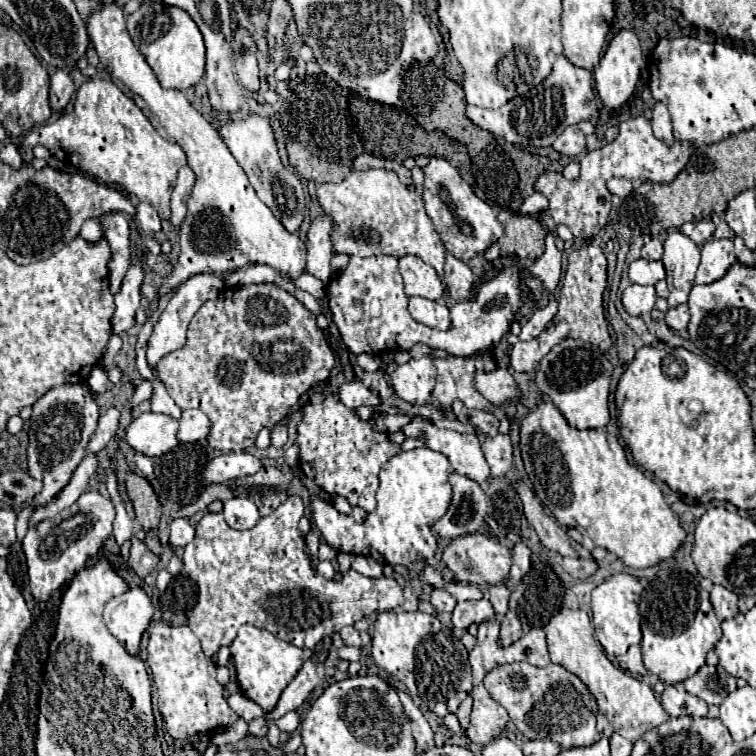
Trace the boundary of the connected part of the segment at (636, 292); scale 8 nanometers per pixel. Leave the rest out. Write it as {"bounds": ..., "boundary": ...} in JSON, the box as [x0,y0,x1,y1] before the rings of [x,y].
{"bounds":[622,285,656,315],"boundary":[[[630,285],[622,293],[622,303],[630,315],[650,313],[656,303],[656,291],[652,285]]]}

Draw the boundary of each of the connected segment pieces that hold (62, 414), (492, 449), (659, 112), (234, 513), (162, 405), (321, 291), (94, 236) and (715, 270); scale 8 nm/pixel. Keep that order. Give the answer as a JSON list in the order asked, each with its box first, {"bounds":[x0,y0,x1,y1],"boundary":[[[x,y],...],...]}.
[{"bounds":[28,383,98,505],"boundary":[[[76,383],[76,385],[60,385],[44,393],[34,405],[30,415],[30,427],[28,427],[28,473],[32,477],[40,477],[44,483],[44,489],[40,491],[40,497],[36,497],[34,505],[46,505],[50,503],[56,493],[70,481],[74,469],[84,457],[84,449],[88,445],[90,435],[96,431],[98,423],[98,405],[94,399],[94,393],[88,385]]]},{"bounds":[482,433,512,477],"boundary":[[[498,433],[496,437],[486,439],[482,443],[482,451],[484,451],[484,457],[486,457],[488,465],[490,465],[490,475],[492,477],[500,477],[512,467],[510,435]]]},{"bounds":[650,103,674,147],"boundary":[[[660,103],[654,105],[652,109],[652,119],[650,119],[650,125],[652,125],[652,131],[654,131],[654,137],[660,139],[664,145],[672,147],[674,145],[674,137],[672,137],[672,123],[670,123],[670,115],[668,115],[668,109]]]},{"bounds":[224,497,260,529],"boundary":[[[234,497],[224,503],[224,519],[232,529],[250,529],[260,519],[260,513],[256,505],[248,499]]]},{"bounds":[150,377,182,419],"boundary":[[[158,377],[152,379],[152,397],[150,397],[150,403],[152,403],[152,411],[154,413],[164,413],[164,415],[170,415],[174,419],[178,419],[180,413],[182,413],[178,409],[178,405],[170,399],[170,395],[166,393],[164,383]]]},{"bounds":[293,273,326,302],"boundary":[[[303,273],[298,279],[293,280],[293,284],[310,294],[312,294],[318,302],[326,296],[326,285],[313,275]]]},{"bounds":[80,219,104,241],"boundary":[[[86,219],[82,229],[80,229],[80,235],[86,239],[86,241],[98,241],[104,233],[102,233],[102,227],[100,227],[100,221],[98,219]]]},{"bounds":[696,239,736,285],"boundary":[[[712,239],[702,245],[702,261],[696,271],[696,283],[706,285],[720,279],[736,261],[734,245],[730,239]]]}]

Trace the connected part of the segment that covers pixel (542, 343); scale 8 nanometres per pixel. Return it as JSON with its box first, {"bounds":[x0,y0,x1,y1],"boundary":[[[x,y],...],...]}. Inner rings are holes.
{"bounds":[510,325,564,371],"boundary":[[[556,325],[556,329],[546,329],[544,337],[534,341],[516,343],[510,353],[510,367],[514,371],[532,371],[534,365],[556,345],[560,343],[560,333],[564,333],[564,325]]]}

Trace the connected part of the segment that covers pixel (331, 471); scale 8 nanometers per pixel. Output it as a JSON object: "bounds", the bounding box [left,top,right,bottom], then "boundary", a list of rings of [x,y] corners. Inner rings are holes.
{"bounds":[296,393,402,513],"boundary":[[[326,393],[322,403],[308,403],[302,407],[302,419],[298,423],[298,435],[296,445],[300,447],[300,469],[302,473],[312,479],[318,487],[322,487],[328,495],[344,497],[352,507],[362,507],[366,513],[372,513],[376,509],[376,489],[378,489],[378,471],[382,469],[384,461],[388,461],[392,455],[402,451],[402,445],[388,439],[388,433],[376,431],[374,425],[378,421],[380,413],[374,411],[370,419],[360,419],[354,409],[348,409],[338,393]]]}

